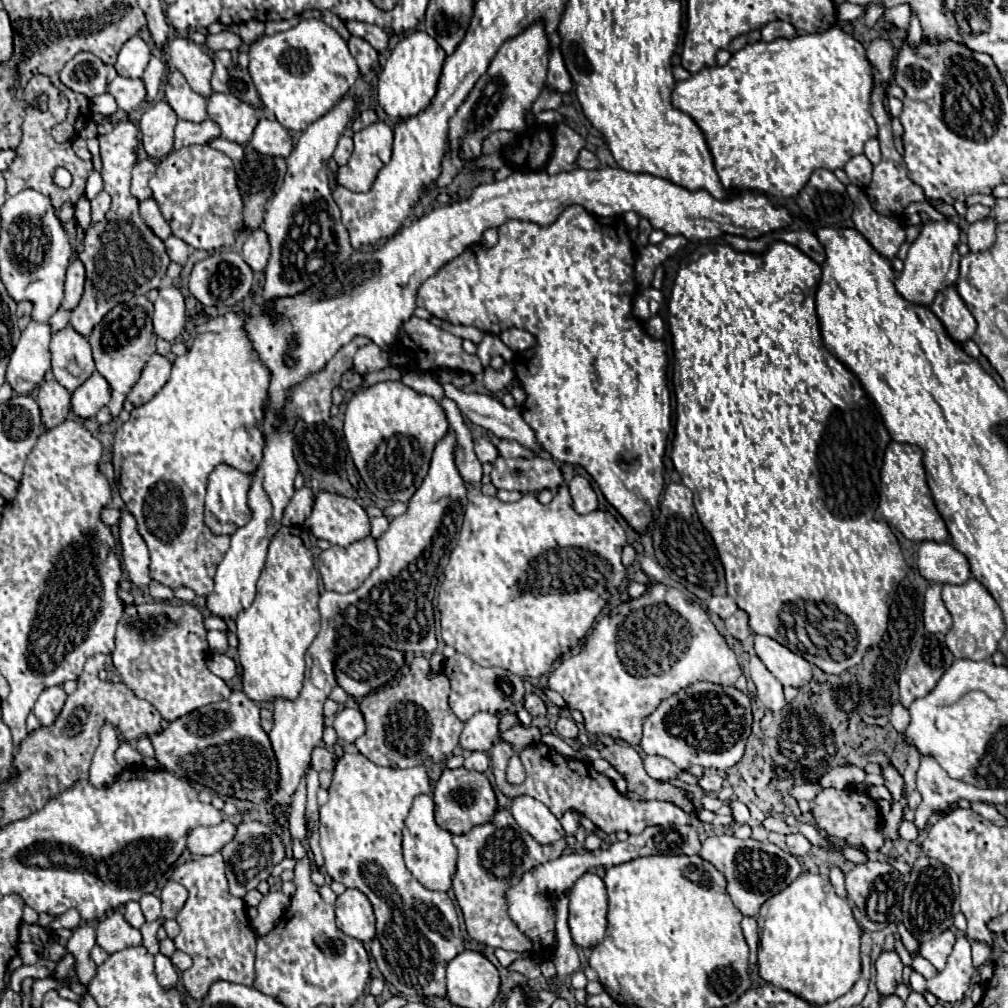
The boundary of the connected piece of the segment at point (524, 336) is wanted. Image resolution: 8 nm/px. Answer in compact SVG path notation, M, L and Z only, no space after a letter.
M508 328L500 334L500 338L514 352L522 352L522 350L528 350L534 346L534 336L520 328Z

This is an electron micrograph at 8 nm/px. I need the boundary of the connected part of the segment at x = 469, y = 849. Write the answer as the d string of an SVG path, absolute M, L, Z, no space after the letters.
M498 810L494 814L494 822L474 826L468 834L454 836L454 846L458 848L458 868L452 890L458 906L462 908L464 924L470 938L492 948L528 952L532 958L540 958L542 954L544 958L548 950L536 948L536 944L532 944L532 940L528 940L524 932L516 928L516 924L512 924L504 892L508 892L512 884L518 884L520 876L536 868L536 864L544 864L548 860L558 858L568 848L566 838L548 846L538 844L536 840L532 840L532 836L528 836L528 832L524 832L516 824L516 820L512 820L512 814L508 810Z

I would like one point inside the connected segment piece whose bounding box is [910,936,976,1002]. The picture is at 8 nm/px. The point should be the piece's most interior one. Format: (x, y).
(950, 985)

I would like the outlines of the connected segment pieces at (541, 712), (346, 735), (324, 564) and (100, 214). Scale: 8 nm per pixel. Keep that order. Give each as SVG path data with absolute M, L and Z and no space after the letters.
M528 694L528 696L524 698L524 706L526 706L526 710L528 710L534 718L546 716L546 706L544 706L544 702L542 702L542 698L540 698L538 694Z
M346 706L344 710L340 710L334 720L334 730L336 730L338 738L344 742L354 742L356 738L360 738L366 730L360 710L354 706L352 708Z
M368 536L346 548L330 546L320 554L318 560L326 590L352 592L378 566L378 550L374 538Z
M100 192L100 194L90 202L90 206L92 206L92 222L100 222L100 220L106 216L108 208L110 208L110 196L108 196L106 192Z

